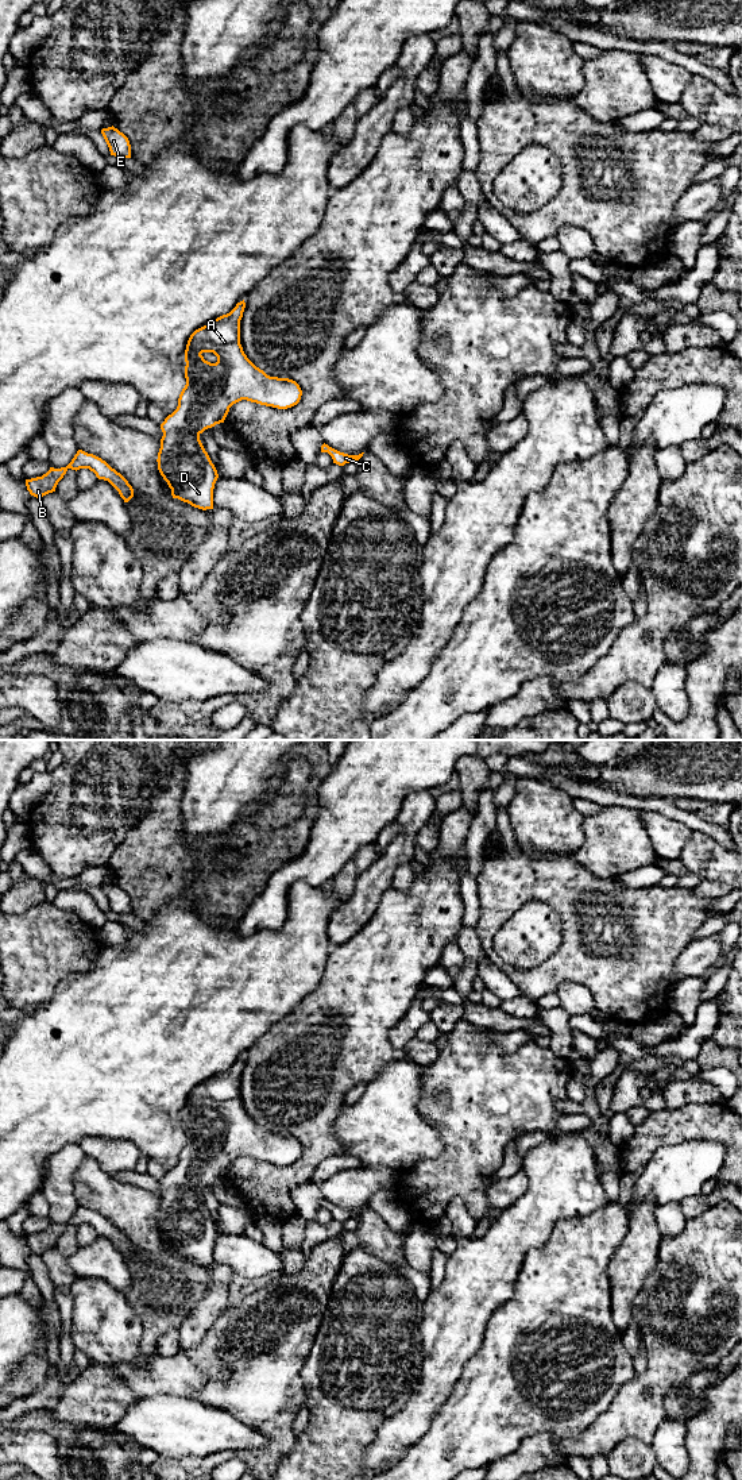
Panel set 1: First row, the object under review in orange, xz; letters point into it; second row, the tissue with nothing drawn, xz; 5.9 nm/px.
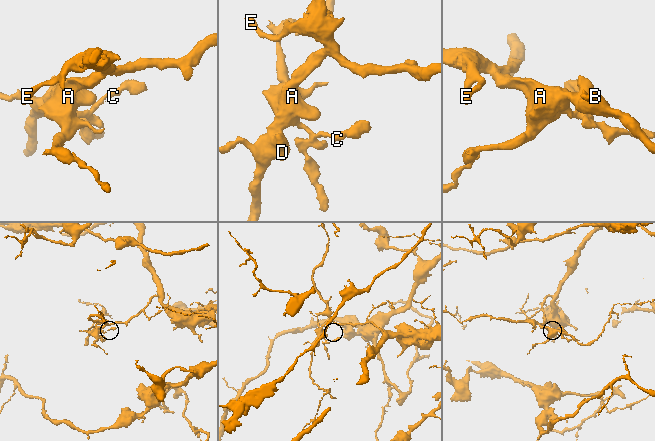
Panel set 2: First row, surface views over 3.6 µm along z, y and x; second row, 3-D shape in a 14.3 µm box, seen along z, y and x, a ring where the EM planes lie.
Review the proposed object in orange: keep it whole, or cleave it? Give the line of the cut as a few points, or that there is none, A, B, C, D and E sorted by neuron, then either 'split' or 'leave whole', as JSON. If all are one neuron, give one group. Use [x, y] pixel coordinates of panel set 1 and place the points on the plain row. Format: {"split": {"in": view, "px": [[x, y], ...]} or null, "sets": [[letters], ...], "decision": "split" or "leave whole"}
{"split": null, "sets": [["A", "B", "C", "D", "E"]], "decision": "leave whole"}

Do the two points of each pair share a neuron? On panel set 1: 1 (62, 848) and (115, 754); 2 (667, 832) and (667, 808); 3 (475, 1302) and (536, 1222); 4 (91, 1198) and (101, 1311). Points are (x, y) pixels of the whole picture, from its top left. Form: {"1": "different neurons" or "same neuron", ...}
{"1": "same neuron", "2": "different neurons", "3": "same neuron", "4": "different neurons"}

